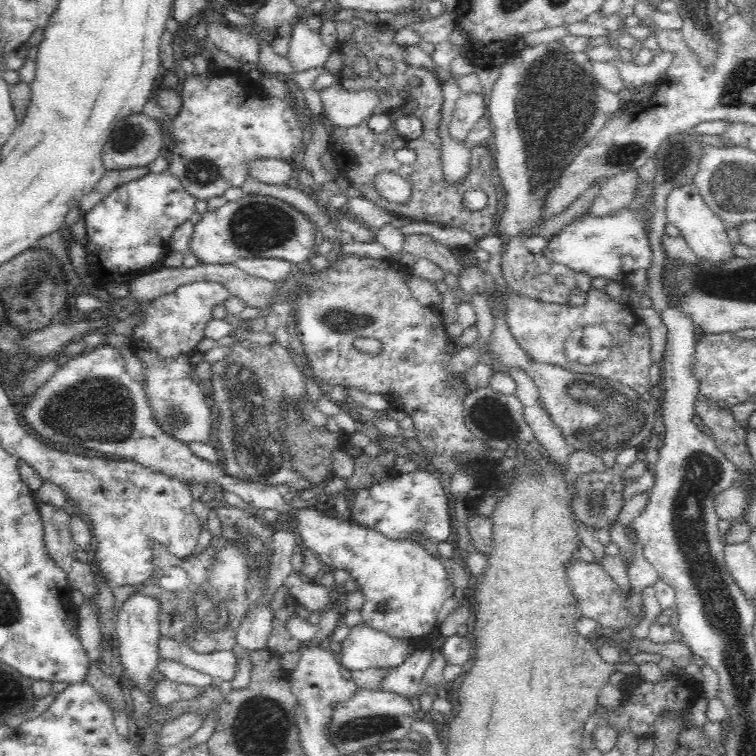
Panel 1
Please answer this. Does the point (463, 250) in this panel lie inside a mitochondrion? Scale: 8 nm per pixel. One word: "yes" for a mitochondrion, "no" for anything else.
no

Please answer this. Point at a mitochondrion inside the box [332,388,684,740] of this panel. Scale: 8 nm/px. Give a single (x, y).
(491, 416)

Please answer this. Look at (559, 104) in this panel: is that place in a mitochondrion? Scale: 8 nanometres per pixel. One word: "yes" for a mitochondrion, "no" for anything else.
yes

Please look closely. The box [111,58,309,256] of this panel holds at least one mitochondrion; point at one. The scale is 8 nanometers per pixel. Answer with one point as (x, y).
(258, 226)

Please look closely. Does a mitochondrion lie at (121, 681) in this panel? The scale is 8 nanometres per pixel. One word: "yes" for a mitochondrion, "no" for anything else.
no

